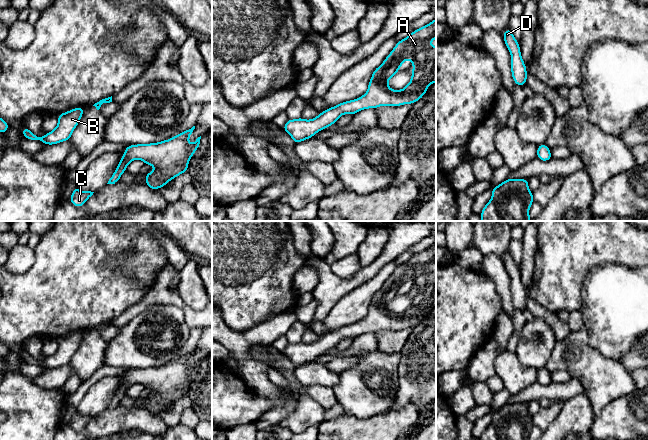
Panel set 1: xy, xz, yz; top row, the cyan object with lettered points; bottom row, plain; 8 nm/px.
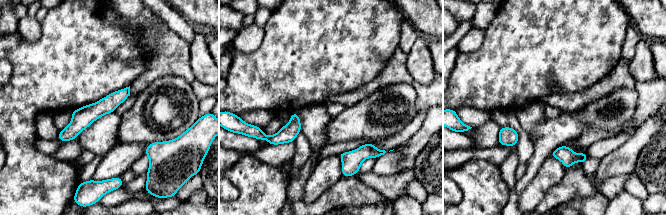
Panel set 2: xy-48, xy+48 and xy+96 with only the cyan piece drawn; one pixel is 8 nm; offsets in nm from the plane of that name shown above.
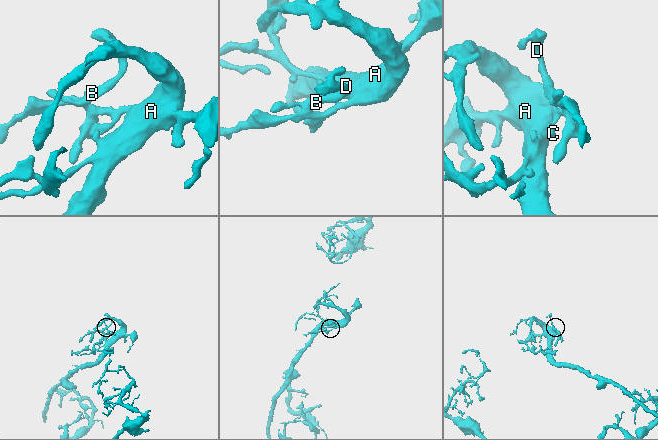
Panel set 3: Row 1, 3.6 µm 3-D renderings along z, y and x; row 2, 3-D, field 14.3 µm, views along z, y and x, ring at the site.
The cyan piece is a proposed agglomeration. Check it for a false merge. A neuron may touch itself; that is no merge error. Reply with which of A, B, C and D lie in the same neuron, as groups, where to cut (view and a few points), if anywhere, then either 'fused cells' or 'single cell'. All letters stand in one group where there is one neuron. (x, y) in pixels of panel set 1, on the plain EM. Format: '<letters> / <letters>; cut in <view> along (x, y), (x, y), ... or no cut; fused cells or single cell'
A B C D; no cut; single cell

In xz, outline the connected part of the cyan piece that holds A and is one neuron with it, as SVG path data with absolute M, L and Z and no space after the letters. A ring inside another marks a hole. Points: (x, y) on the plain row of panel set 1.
M436 242L398 265L383 287L373 295L368 314L363 320L333 330L311 344L302 341L288 343L283 354L297 368L334 349L343 338L355 339L367 332L396 331L420 324L428 310L436 306L436 271L431 270L432 263L436 263ZM405 284L413 287L412 302L403 313L392 314L387 306L399 295Z

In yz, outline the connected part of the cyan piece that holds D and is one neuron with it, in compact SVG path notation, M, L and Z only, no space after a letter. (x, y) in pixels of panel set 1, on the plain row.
M510 252L502 258L506 271L511 278L511 297L517 310L523 310L527 305L526 289L521 281L520 269L515 263Z

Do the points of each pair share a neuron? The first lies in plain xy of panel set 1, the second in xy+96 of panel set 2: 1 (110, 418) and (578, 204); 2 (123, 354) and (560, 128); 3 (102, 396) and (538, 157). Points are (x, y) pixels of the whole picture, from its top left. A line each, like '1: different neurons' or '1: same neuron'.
1: different neurons
2: same neuron
3: different neurons

